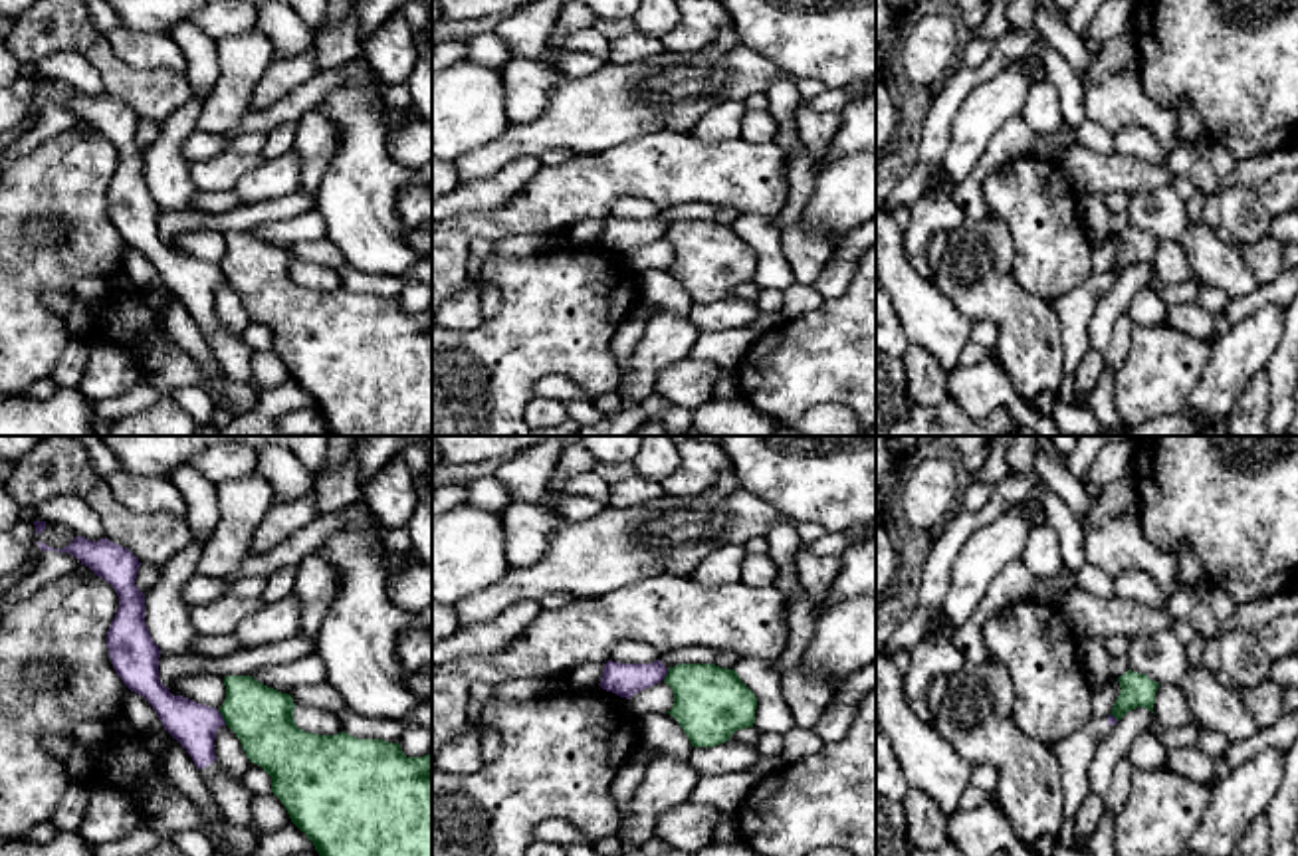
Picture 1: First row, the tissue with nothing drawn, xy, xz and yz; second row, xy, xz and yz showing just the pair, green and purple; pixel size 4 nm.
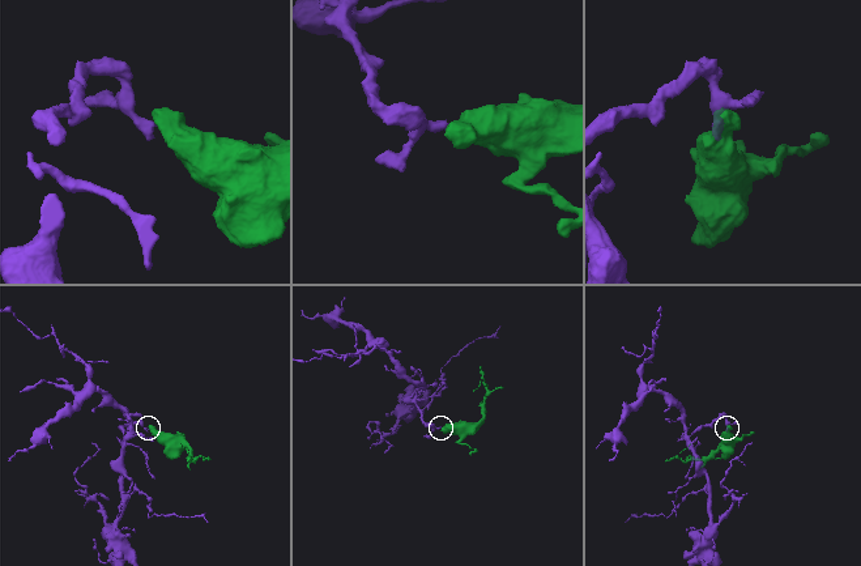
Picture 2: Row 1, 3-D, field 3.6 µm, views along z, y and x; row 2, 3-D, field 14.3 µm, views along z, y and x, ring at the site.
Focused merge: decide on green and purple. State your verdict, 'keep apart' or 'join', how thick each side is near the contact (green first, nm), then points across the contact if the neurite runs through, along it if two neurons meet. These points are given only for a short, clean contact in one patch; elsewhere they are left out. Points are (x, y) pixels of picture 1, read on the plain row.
keep apart; 260 nm thick on the green side, 180 nm on the other; border along xy (216, 266), (226, 280)

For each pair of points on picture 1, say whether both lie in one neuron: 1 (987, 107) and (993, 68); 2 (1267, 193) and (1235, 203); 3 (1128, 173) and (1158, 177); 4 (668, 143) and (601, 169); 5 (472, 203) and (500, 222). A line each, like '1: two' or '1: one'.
1: two
2: two
3: one
4: one
5: two

